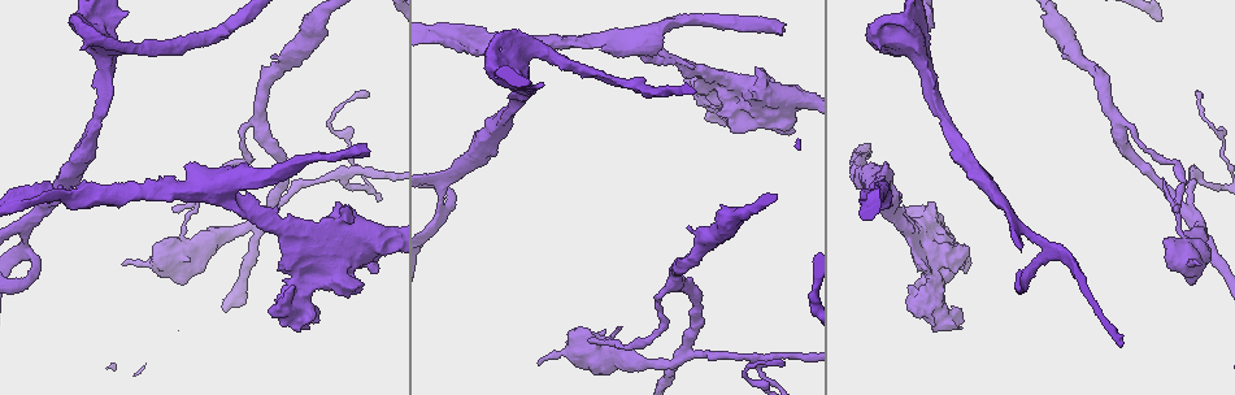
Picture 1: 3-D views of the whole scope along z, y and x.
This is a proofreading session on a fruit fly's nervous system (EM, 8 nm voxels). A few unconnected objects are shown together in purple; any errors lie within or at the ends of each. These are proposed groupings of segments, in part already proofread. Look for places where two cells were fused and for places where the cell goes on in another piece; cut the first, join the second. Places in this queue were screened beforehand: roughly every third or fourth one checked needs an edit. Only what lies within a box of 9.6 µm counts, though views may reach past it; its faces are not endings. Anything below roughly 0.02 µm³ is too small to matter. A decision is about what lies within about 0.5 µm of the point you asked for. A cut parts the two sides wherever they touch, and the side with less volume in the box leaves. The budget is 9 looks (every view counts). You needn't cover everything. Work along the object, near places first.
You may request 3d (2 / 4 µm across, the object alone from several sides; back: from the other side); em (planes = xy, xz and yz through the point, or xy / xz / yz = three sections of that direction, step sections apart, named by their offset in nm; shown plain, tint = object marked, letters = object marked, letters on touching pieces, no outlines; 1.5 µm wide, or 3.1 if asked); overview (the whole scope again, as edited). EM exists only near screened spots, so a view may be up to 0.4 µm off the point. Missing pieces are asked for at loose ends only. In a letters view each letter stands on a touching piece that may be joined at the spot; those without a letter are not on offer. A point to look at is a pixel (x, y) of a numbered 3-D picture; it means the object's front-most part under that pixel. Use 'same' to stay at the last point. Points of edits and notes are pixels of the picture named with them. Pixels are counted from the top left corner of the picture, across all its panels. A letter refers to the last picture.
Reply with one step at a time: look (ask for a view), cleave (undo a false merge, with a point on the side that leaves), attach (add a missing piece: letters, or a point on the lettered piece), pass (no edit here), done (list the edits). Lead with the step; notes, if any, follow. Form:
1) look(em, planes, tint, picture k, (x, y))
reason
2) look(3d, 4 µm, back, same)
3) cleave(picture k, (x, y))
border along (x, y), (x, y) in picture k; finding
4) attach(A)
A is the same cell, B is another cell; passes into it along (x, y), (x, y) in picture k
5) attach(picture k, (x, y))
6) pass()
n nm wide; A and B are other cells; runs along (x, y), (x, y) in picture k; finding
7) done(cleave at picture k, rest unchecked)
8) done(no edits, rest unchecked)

look(em, planes, letters, picture 1, (778, 34))
end of a long branch

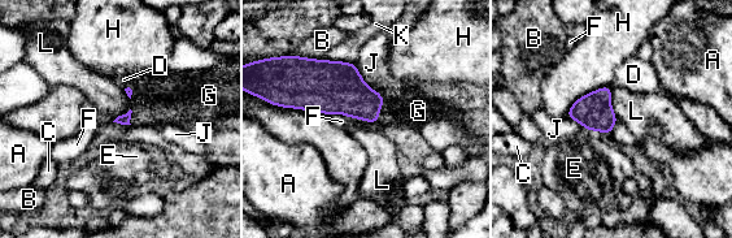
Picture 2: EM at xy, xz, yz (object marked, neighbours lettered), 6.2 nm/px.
attach(G)
G is the same cell, A, B, C, D, E, F, H, J, K and L are other cells; passes into it along (344, 91), (379, 111), (418, 111) in picture 2; it goes on there

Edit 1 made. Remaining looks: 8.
look(overview)

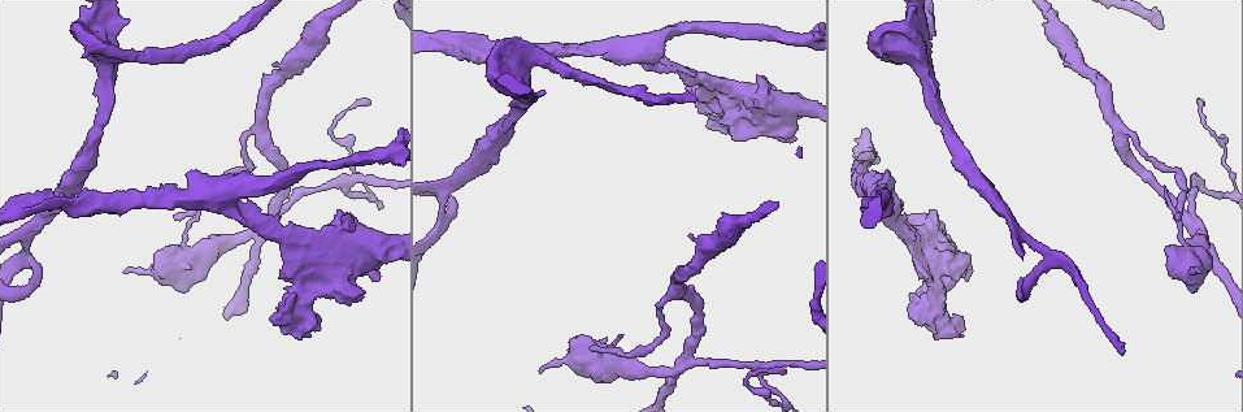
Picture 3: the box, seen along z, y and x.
look(3d, 4 µm, back, picture 3, (369, 103))
end of a long branch

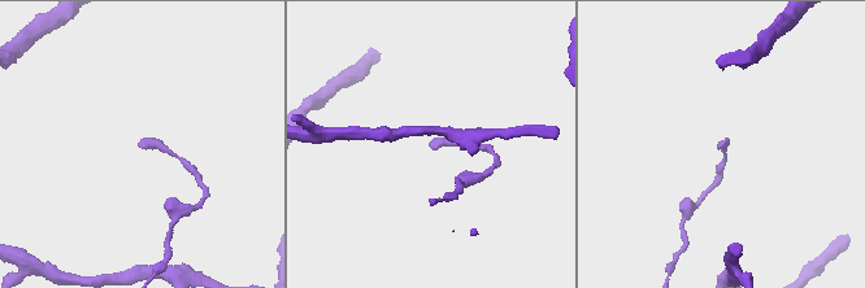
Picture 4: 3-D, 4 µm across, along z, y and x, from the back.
look(em, planes, tint, picture 4, (723, 145))

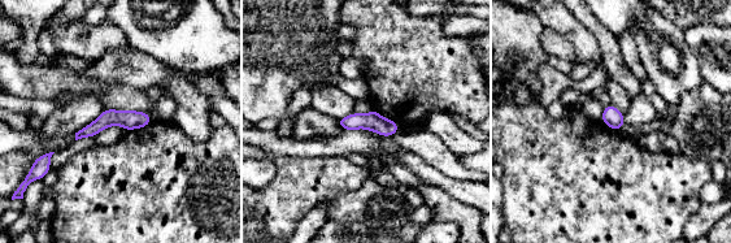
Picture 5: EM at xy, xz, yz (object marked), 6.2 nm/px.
look(em, planes, letters, same)
see the neighbours

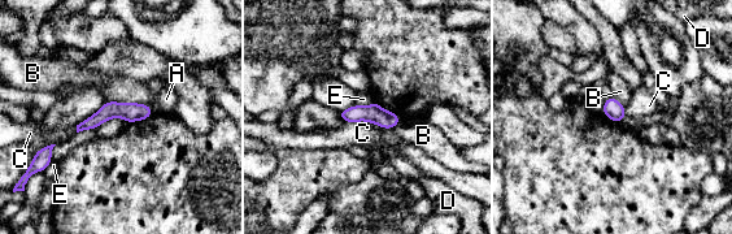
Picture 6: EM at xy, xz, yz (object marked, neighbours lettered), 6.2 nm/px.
pass()
B touches over 300 nm; A, B, C, D and E are other cells; runs along (148, 111), (108, 111), (79, 128) in picture 6; none of them fits

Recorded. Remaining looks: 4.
done(attach at picture 2, rest unchecked)

